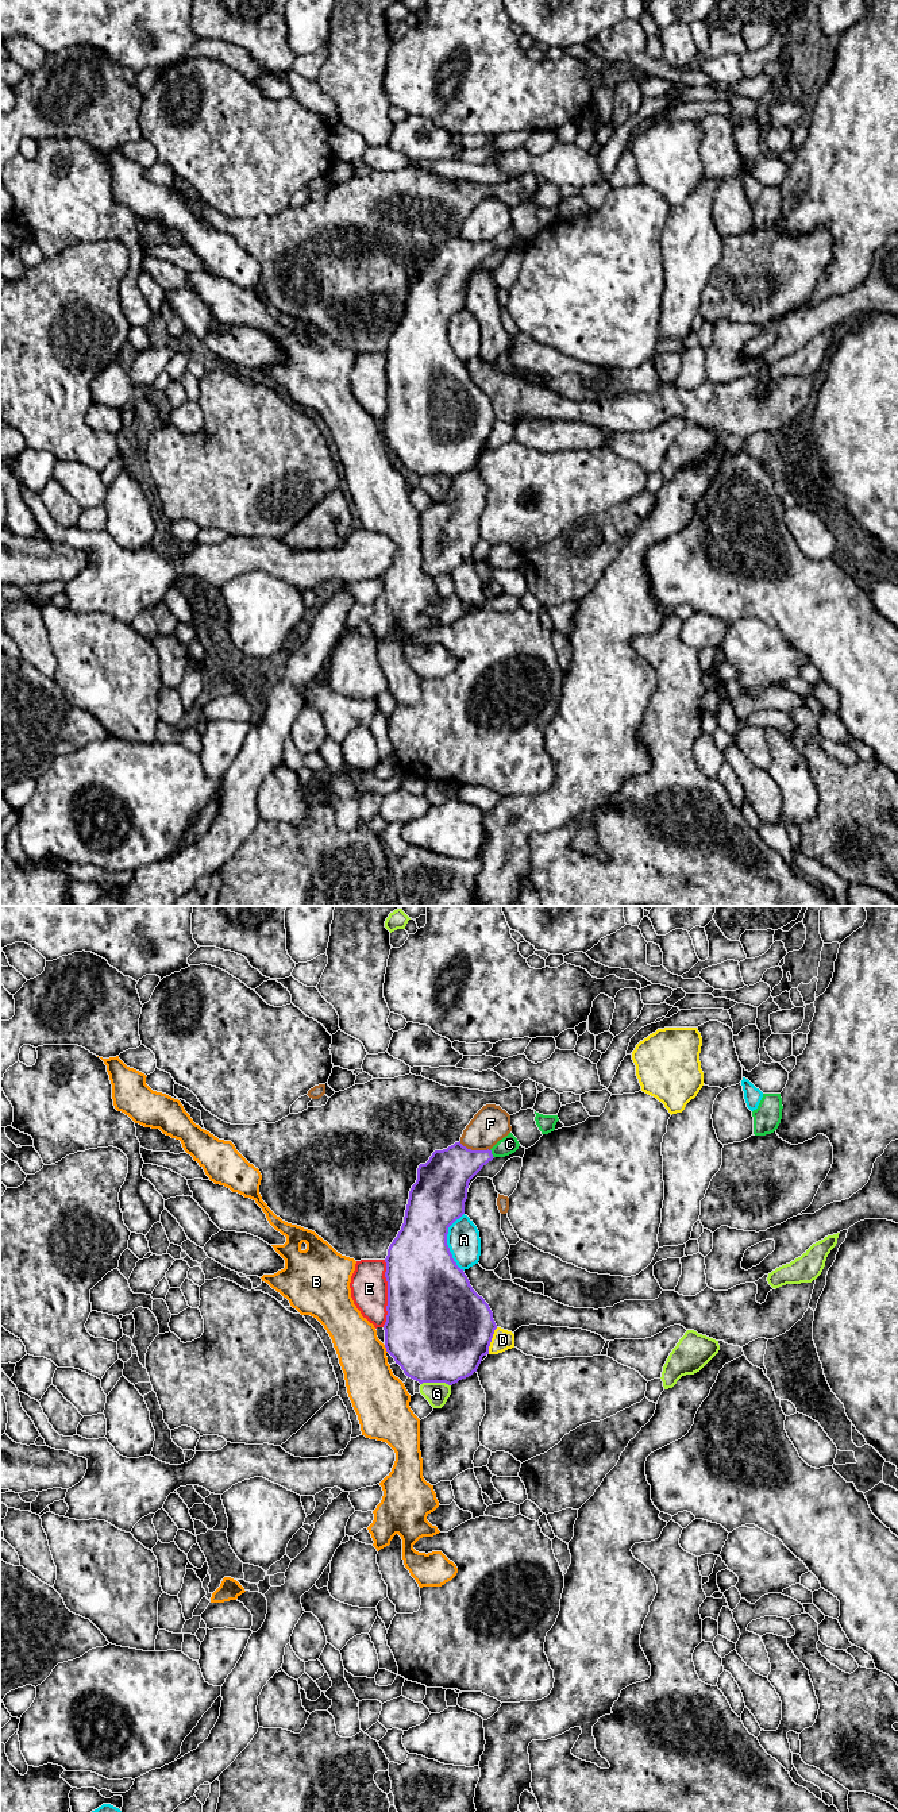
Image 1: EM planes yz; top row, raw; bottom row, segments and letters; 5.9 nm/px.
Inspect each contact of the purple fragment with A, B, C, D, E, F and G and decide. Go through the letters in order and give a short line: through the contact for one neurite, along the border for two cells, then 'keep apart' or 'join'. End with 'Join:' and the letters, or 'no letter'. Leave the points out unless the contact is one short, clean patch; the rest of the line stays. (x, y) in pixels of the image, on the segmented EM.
A: keep apart
B: keep apart
C: yz (453, 1168), (490, 1153), (509, 1144) | join
D: keep apart
E: keep apart
F: keep apart
G: keep apart
Join: C

